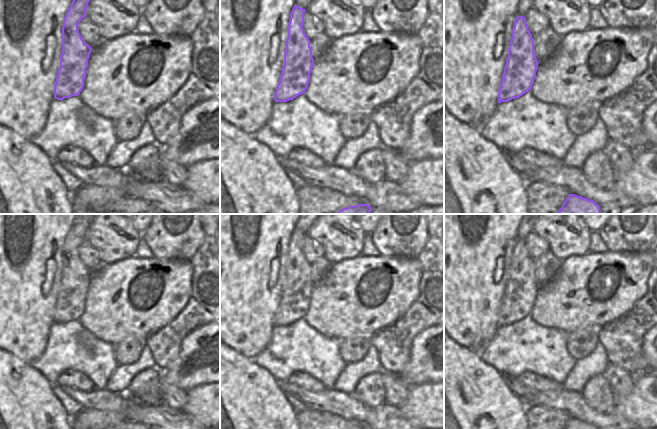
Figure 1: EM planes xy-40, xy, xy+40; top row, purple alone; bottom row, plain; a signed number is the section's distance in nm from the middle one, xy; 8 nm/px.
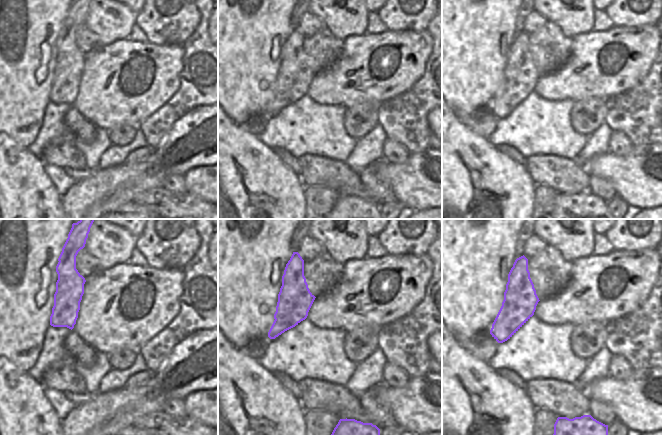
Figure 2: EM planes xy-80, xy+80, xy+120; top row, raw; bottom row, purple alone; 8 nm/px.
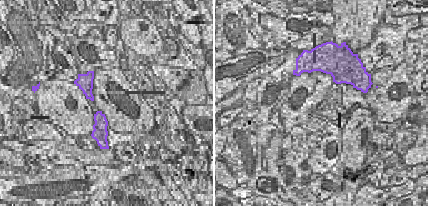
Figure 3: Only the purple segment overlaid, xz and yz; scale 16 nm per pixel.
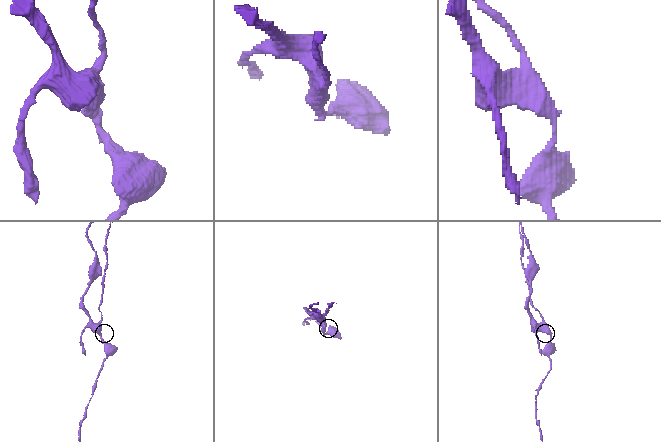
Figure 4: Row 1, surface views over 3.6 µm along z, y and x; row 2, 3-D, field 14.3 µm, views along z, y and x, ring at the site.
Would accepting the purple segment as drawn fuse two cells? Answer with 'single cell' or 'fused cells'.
fused cells

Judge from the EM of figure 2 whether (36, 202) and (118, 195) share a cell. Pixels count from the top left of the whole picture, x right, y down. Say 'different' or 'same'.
different

